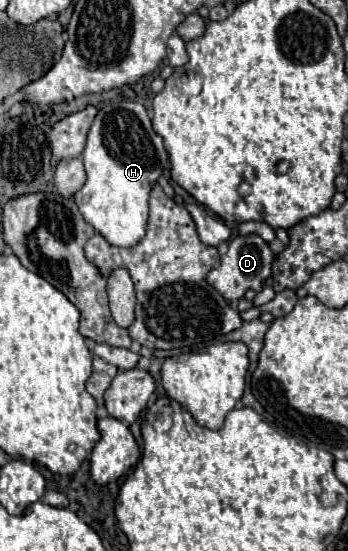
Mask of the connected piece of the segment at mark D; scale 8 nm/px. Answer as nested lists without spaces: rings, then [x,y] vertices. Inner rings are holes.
[[[256,234],[248,236],[236,236],[230,242],[228,252],[222,256],[222,262],[218,268],[212,268],[208,274],[208,282],[226,298],[226,300],[238,300],[246,294],[246,290],[260,292],[264,288],[264,282],[272,276],[272,264],[276,256],[270,250],[270,246]]]

